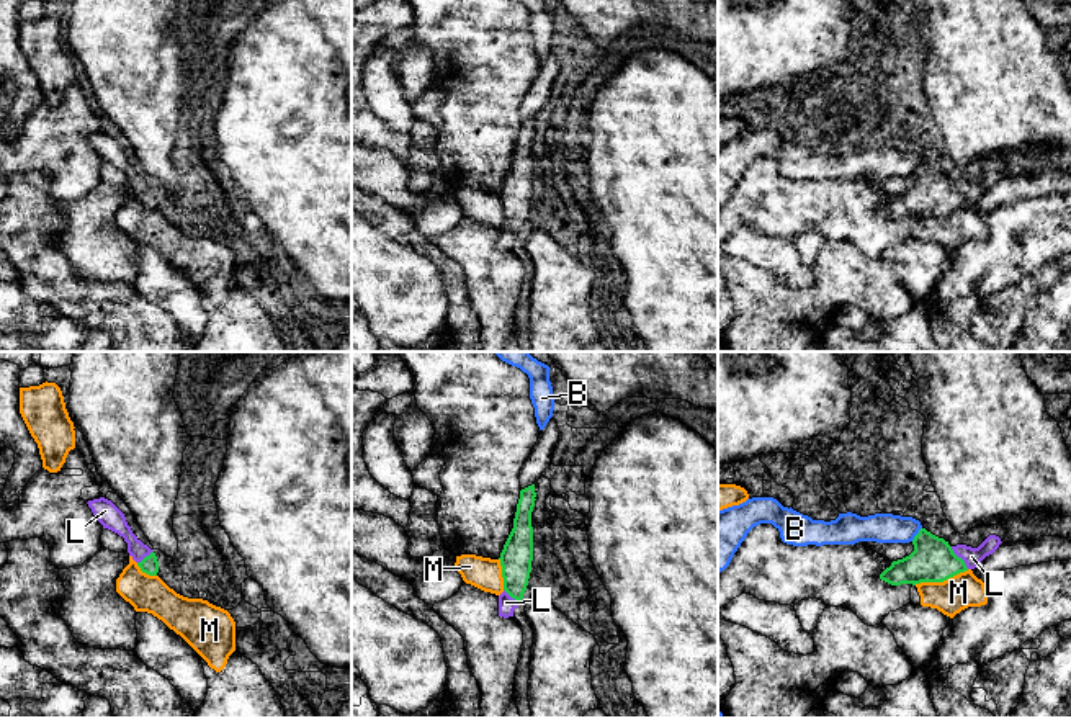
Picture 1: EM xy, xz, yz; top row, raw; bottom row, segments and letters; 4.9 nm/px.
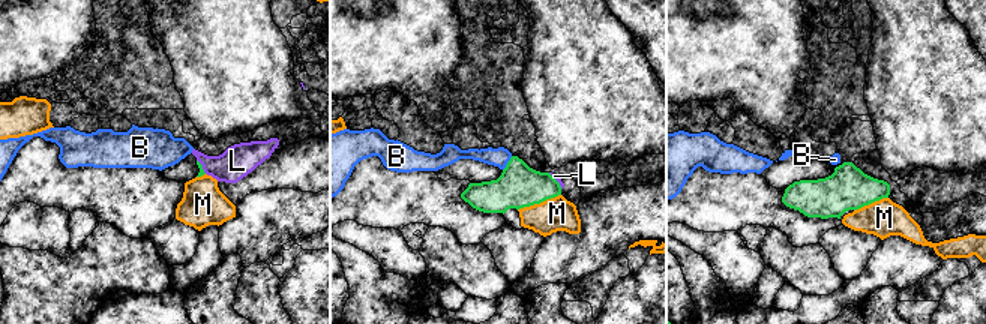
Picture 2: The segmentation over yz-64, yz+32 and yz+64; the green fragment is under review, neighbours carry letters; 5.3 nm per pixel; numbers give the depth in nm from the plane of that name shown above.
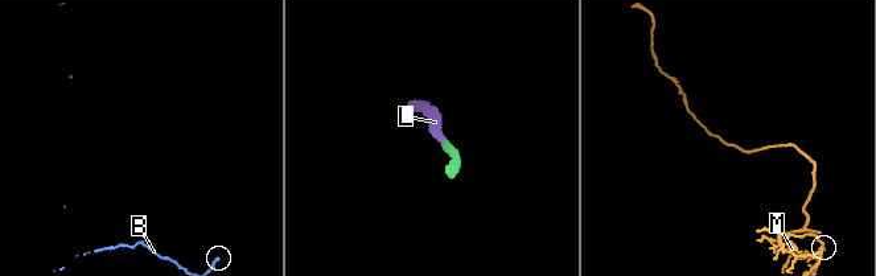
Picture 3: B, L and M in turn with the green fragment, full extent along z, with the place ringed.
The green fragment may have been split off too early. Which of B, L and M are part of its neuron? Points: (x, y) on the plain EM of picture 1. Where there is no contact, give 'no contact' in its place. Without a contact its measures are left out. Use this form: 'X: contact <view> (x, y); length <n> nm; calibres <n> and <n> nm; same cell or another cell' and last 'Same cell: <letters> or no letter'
B: contact yz (918, 167); length 90 nm; calibres 220 and 140 nm; another cell
L: contact yz (960, 192); length 140 nm; calibres 220 and 90 nm; same cell
M: contact yz (941, 215); length 280 nm; calibres 220 and 170 nm; another cell
Same cell: L

